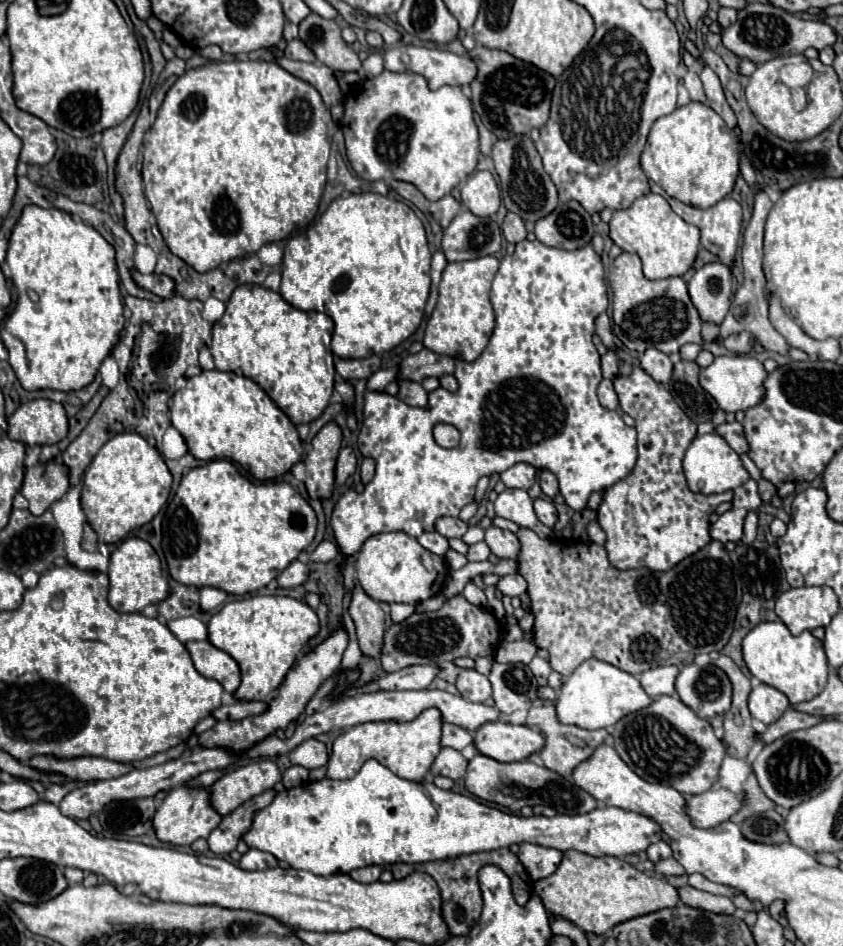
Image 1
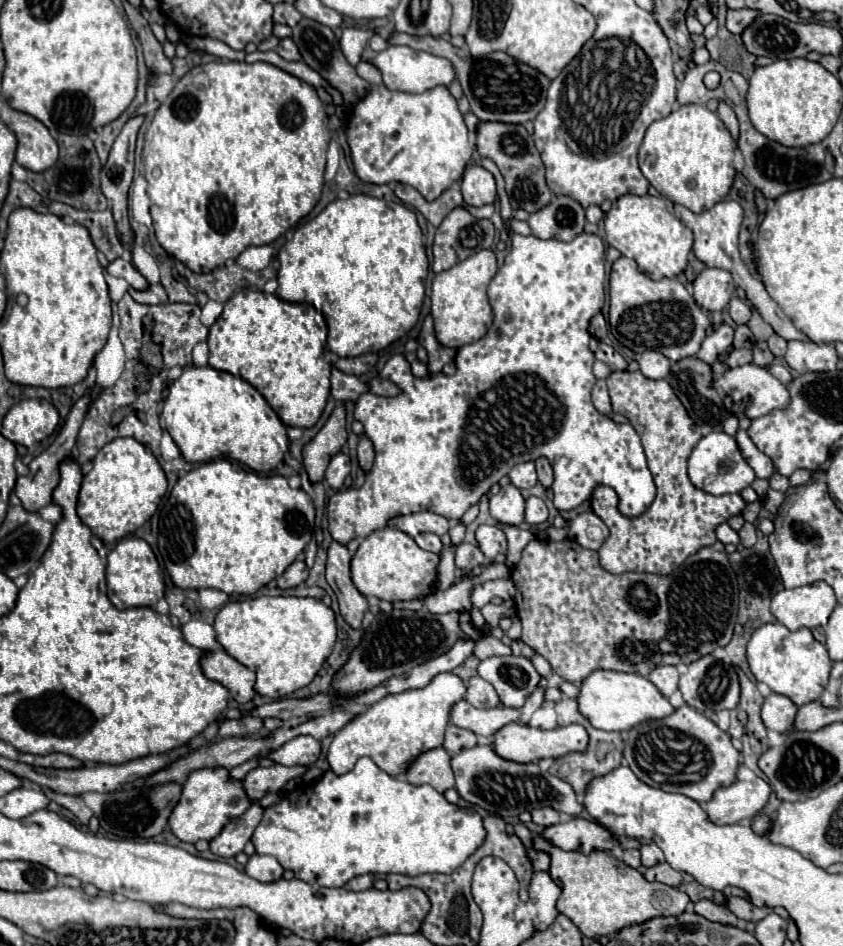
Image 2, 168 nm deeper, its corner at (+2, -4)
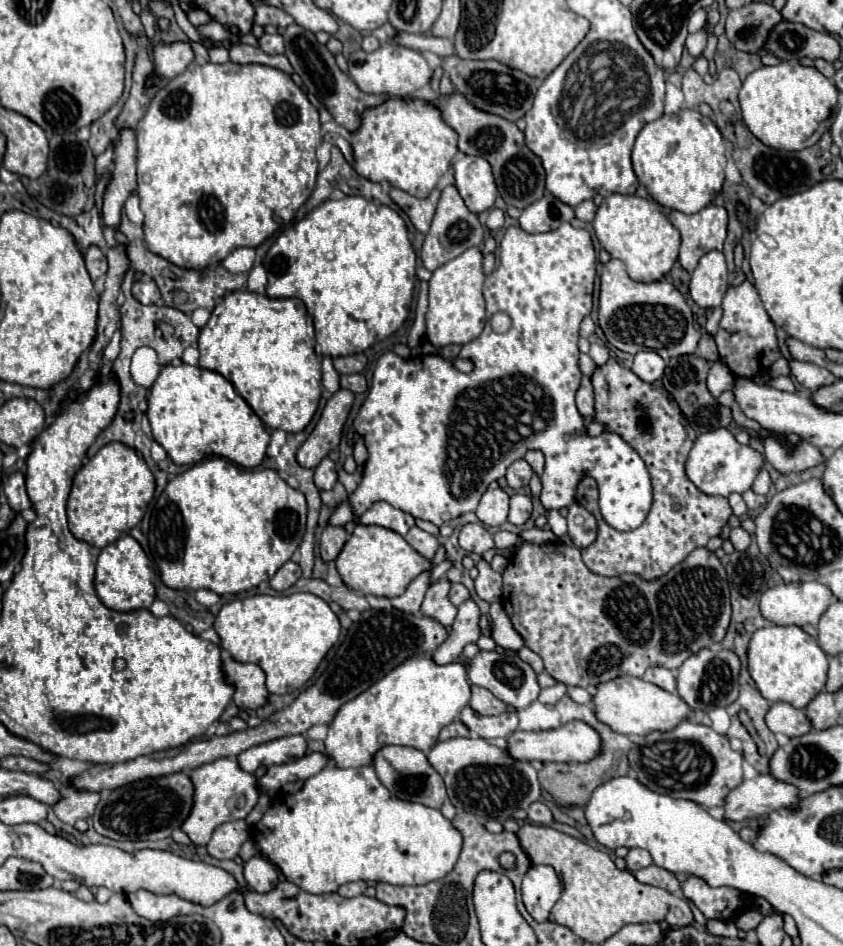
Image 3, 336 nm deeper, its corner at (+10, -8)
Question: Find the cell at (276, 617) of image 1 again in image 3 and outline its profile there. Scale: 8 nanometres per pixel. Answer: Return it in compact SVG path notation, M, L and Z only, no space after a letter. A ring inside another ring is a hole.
M313 594L253 595L225 604L215 622L221 648L237 662L253 662L265 672L269 694L289 694L299 690L317 670L329 648L339 638L339 620L329 604Z

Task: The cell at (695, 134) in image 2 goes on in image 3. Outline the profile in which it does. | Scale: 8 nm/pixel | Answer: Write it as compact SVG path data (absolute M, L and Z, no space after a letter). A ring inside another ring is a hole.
M681 110L643 126L631 153L633 170L655 202L685 214L709 206L725 180L725 144L719 128L699 110Z

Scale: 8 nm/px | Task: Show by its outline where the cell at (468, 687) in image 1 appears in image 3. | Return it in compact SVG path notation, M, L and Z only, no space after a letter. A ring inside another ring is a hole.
M471 686L469 706L477 714L501 714L501 712L507 710L507 704L503 704L501 700L497 700L489 690L485 690L481 686Z

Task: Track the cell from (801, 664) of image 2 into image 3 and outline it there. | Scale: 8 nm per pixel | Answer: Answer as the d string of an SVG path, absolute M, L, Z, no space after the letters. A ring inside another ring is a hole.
M767 626L757 630L751 636L747 660L749 674L765 700L787 702L799 710L823 690L827 680L827 654L819 648L817 640L799 626Z

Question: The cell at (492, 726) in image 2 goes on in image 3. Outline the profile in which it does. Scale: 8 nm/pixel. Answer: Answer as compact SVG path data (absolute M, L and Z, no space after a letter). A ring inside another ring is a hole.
M465 706L459 714L459 720L471 730L471 734L491 740L491 738L505 738L513 730L517 730L517 712L507 710L499 716L481 716L473 712L469 706Z

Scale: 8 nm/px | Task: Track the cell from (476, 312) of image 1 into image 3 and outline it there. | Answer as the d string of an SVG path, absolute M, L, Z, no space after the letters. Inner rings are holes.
M469 248L461 256L449 260L437 268L429 280L429 310L425 316L427 322L427 340L435 348L449 344L467 344L475 340L485 326L485 300L481 294L483 288L483 254L479 248Z

